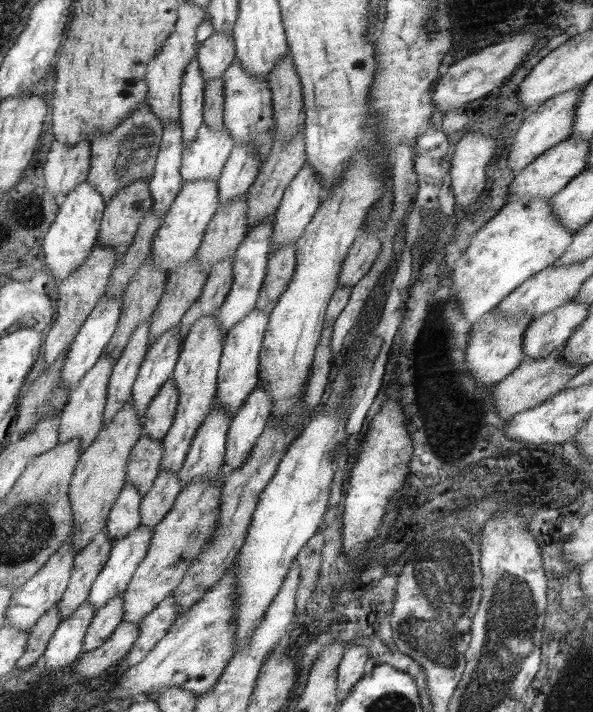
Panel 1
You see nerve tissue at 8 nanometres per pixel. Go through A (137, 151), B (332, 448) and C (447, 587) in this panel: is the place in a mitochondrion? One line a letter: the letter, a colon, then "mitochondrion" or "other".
A: mitochondrion
B: mitochondrion
C: mitochondrion

